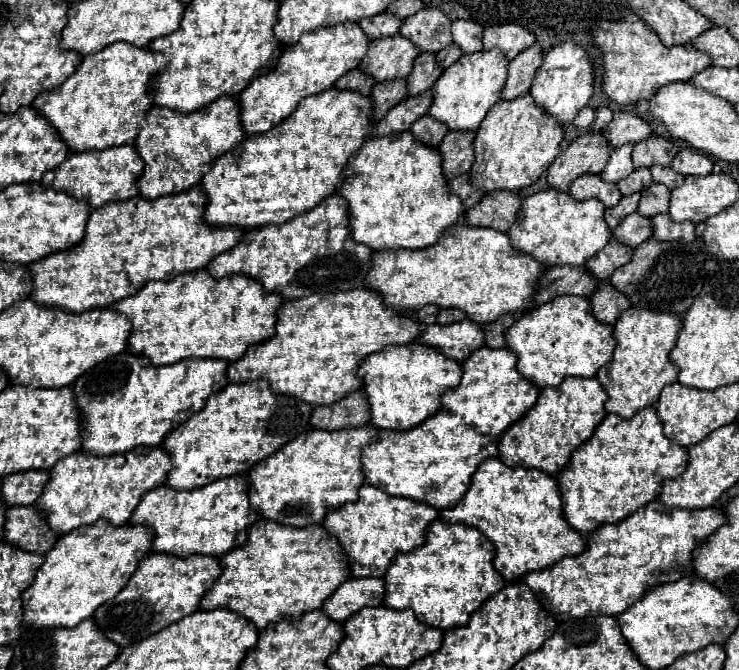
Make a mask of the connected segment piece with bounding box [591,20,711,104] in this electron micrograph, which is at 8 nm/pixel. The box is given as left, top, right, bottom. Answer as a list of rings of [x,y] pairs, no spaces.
[[[635,20],[631,24],[623,22],[599,22],[593,28],[593,42],[603,50],[605,62],[605,94],[619,104],[635,104],[641,100],[651,100],[657,90],[671,82],[689,82],[697,72],[711,66],[711,56],[695,48],[685,46],[665,46],[659,36],[643,22]]]

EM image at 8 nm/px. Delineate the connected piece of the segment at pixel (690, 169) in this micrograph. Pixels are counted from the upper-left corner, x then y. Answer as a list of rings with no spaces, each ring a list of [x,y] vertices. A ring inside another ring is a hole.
[[[685,148],[673,158],[671,168],[683,176],[707,176],[713,172],[713,160],[707,154]]]

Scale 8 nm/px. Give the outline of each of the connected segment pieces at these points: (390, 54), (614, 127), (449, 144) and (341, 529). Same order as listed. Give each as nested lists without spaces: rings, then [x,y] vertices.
[[[401,34],[371,40],[367,56],[361,62],[361,70],[371,74],[377,82],[407,78],[413,70],[413,62],[419,50],[411,40]]]
[[[621,110],[621,112],[615,112],[615,118],[611,120],[611,124],[607,124],[601,132],[609,140],[609,144],[617,148],[623,144],[637,144],[639,140],[647,138],[653,130],[643,118]]]
[[[451,130],[445,136],[443,144],[439,146],[439,152],[443,156],[443,170],[445,170],[447,180],[453,180],[453,178],[469,172],[469,168],[475,160],[473,140],[475,140],[475,132]]]
[[[371,484],[359,488],[357,502],[349,502],[343,508],[331,510],[335,512],[327,514],[323,526],[327,532],[339,538],[339,544],[349,556],[351,574],[355,578],[361,576],[383,578],[399,552],[409,552],[425,544],[429,524],[433,524],[433,520],[439,518],[439,512],[435,508],[429,508],[427,504],[411,498],[389,496],[381,488],[375,488]]]

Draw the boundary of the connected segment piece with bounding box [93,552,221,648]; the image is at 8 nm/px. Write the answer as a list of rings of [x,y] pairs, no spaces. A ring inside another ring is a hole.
[[[153,552],[141,560],[129,584],[113,600],[99,606],[93,618],[107,638],[111,638],[117,646],[125,648],[129,644],[149,638],[151,634],[157,634],[169,624],[179,622],[181,618],[199,610],[201,596],[209,592],[219,574],[221,574],[219,558],[201,554],[177,558],[175,554]]]

